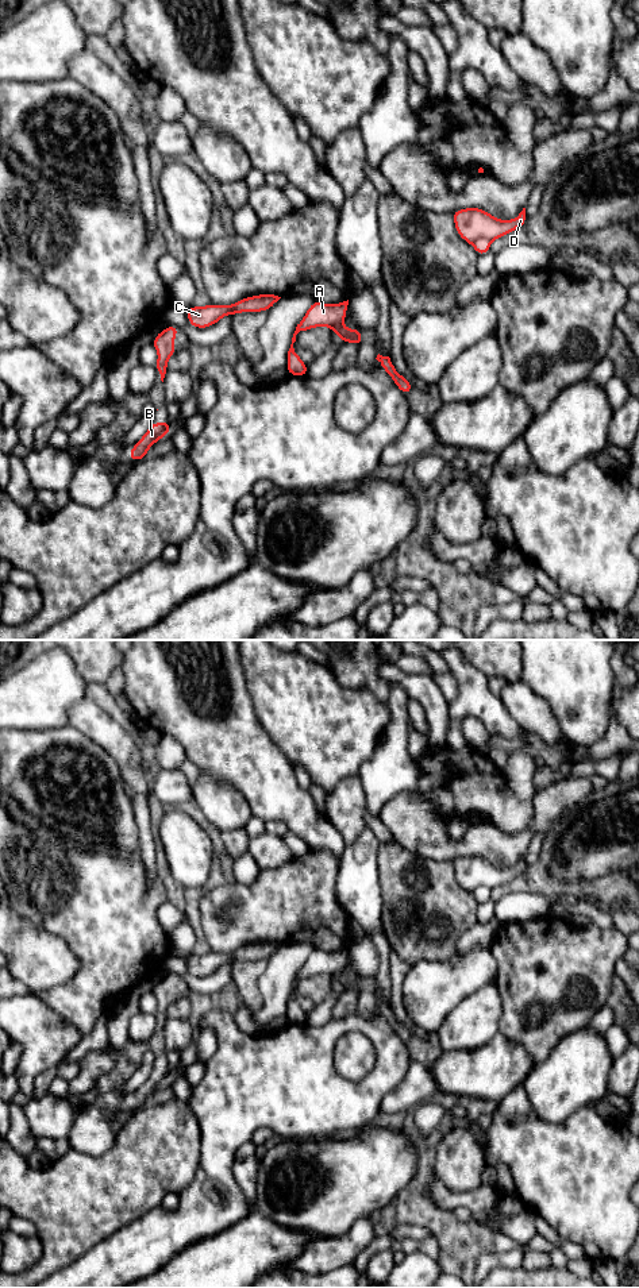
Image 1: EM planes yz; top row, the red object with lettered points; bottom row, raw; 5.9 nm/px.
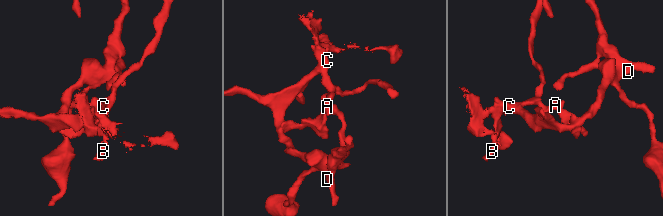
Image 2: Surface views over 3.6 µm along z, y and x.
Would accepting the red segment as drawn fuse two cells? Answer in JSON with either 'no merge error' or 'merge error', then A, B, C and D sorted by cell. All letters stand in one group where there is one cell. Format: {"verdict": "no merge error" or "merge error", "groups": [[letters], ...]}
{"verdict": "merge error", "groups": [["A"], ["B", "C", "D"]]}

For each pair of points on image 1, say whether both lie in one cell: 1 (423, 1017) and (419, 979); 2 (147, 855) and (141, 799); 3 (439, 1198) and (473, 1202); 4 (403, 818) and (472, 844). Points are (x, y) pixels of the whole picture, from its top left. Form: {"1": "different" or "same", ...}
{"1": "same", "2": "same", "3": "same", "4": "same"}

